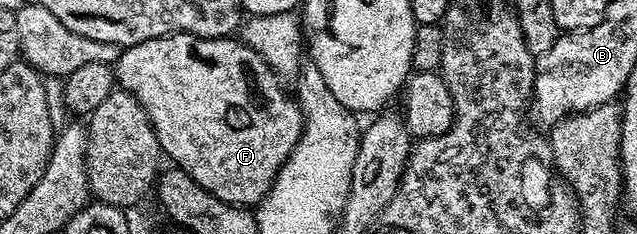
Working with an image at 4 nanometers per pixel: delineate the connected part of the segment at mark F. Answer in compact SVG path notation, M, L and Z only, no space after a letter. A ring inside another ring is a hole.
M167 34L164 38L152 38L146 42L140 42L134 46L126 46L122 49L120 58L115 63L115 82L120 89L134 94L139 104L145 109L149 117L149 123L153 125L153 131L157 137L157 143L161 145L161 153L166 159L170 158L176 169L187 172L195 184L199 184L211 196L223 200L229 206L240 206L242 208L256 207L264 200L269 189L277 181L277 173L280 172L282 164L291 156L291 152L297 147L297 141L301 139L301 128L303 115L300 105L292 97L285 95L282 79L274 70L265 63L263 56L259 56L250 46L233 38L205 38L196 34Z

